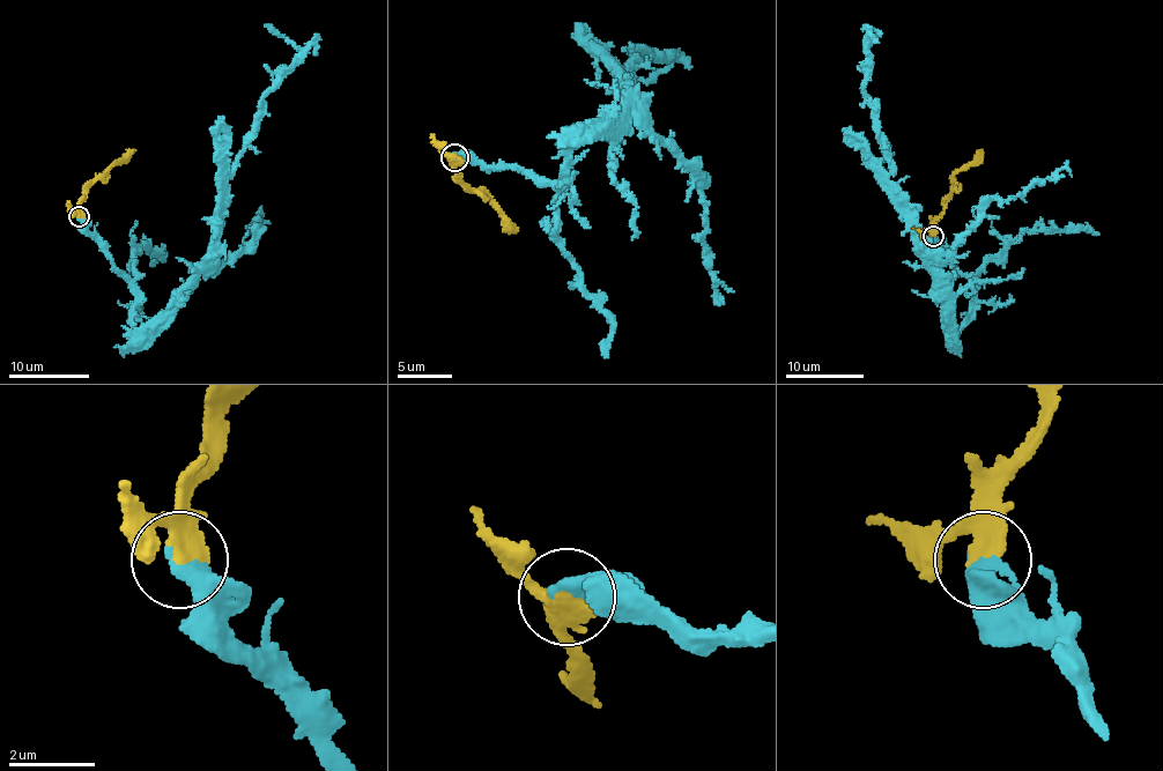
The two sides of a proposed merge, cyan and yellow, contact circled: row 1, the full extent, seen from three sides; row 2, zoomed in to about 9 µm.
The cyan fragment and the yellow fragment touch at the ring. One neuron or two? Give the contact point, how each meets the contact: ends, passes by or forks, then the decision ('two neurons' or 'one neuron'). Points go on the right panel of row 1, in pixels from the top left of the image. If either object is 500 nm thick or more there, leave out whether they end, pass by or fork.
at (933, 236); one neuron

